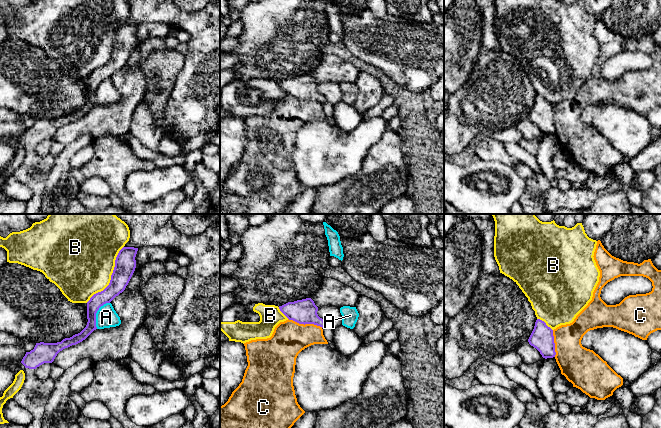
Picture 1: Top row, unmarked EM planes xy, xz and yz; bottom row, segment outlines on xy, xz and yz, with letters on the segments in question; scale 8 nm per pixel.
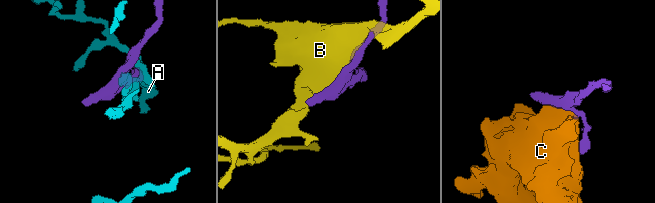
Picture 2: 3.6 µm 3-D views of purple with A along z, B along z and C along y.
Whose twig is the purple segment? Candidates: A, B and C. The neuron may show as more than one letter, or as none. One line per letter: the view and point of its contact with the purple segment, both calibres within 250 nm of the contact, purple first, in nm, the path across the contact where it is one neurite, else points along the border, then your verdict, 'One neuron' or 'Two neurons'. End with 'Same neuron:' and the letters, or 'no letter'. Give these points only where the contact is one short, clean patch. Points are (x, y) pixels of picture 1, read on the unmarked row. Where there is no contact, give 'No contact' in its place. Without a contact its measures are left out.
A: Touches purple at xy (96, 88). Thickness 120 nm (purple) against 170 nm. Two neurons
B: Touches purple at xy (111, 52). Thickness 170 nm (purple) against 500 nm. Two neurons
C: Touches purple at xz (305, 99). Thickness 200 nm (purple) against 280 nm. Two neurons
Same neuron: no letter

